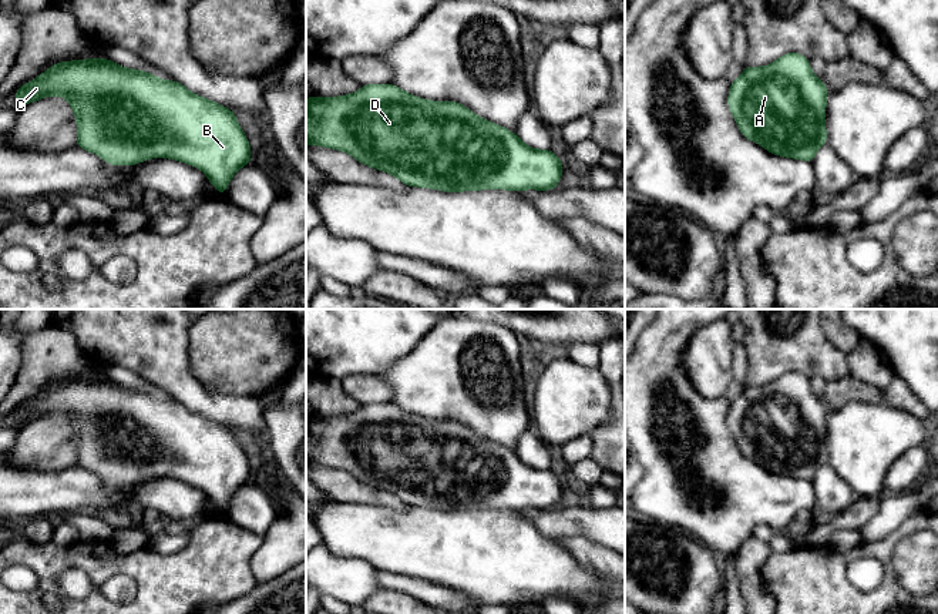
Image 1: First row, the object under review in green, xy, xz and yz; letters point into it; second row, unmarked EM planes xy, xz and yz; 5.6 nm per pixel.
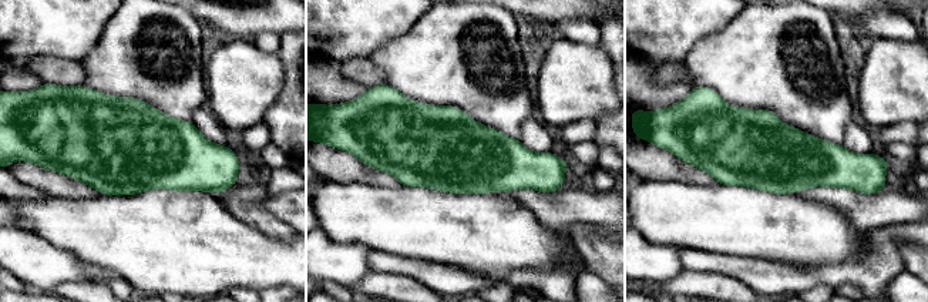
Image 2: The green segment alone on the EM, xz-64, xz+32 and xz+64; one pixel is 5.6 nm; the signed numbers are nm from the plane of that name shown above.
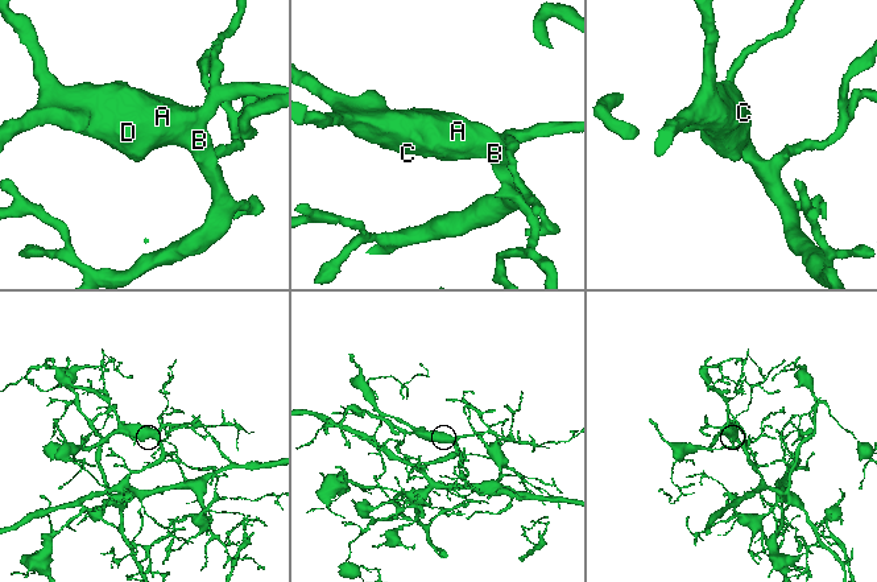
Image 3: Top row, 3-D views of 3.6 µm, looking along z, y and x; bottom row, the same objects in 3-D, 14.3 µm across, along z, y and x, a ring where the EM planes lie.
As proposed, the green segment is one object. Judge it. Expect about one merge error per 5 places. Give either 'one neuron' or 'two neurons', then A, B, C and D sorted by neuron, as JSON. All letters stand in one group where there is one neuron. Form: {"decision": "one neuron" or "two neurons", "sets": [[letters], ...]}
{"decision": "one neuron", "sets": [["A", "B", "C", "D"]]}

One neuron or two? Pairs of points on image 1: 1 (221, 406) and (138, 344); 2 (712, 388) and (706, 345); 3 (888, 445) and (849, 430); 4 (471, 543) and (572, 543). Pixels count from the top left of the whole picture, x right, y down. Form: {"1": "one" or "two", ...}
{"1": "one", "2": "one", "3": "one", "4": "two"}

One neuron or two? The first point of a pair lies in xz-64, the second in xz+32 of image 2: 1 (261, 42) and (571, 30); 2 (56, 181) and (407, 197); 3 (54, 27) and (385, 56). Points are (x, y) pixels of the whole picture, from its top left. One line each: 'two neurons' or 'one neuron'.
1: one neuron
2: two neurons
3: two neurons

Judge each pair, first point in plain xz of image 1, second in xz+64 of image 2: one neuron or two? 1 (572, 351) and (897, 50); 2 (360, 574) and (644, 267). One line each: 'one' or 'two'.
1: two
2: one

